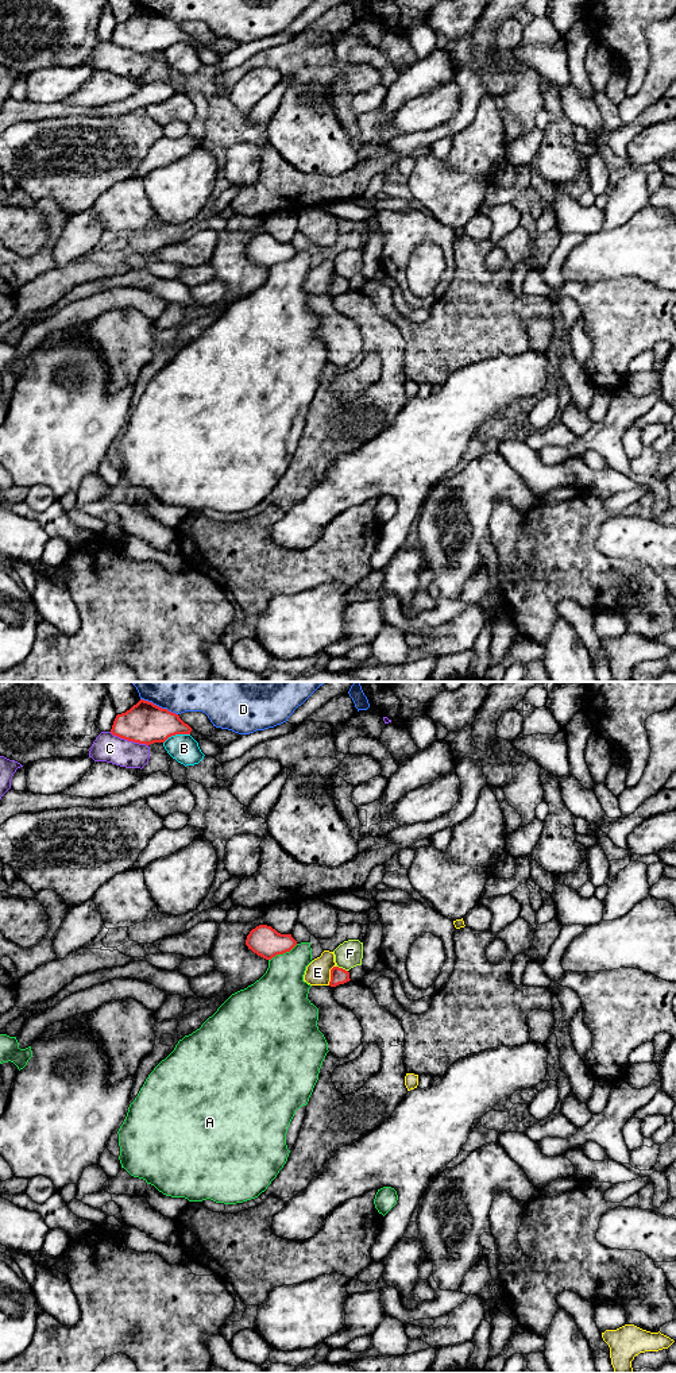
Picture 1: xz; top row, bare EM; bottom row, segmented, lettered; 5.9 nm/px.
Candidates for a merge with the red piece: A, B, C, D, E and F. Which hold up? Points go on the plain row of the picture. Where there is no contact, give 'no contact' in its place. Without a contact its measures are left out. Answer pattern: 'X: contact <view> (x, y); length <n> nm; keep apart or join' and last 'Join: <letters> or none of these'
A: contact xz (282, 262); length 200 nm; keep apart
B: contact xz (176, 42); length 170 nm; keep apart
C: contact xz (128, 49); length 240 nm; keep apart
D: contact xz (158, 15); length 240 nm; keep apart
E: contact xz (331, 284); length 130 nm; keep apart
F: contact xz (342, 277); length 80 nm; keep apart
Join: none of these

